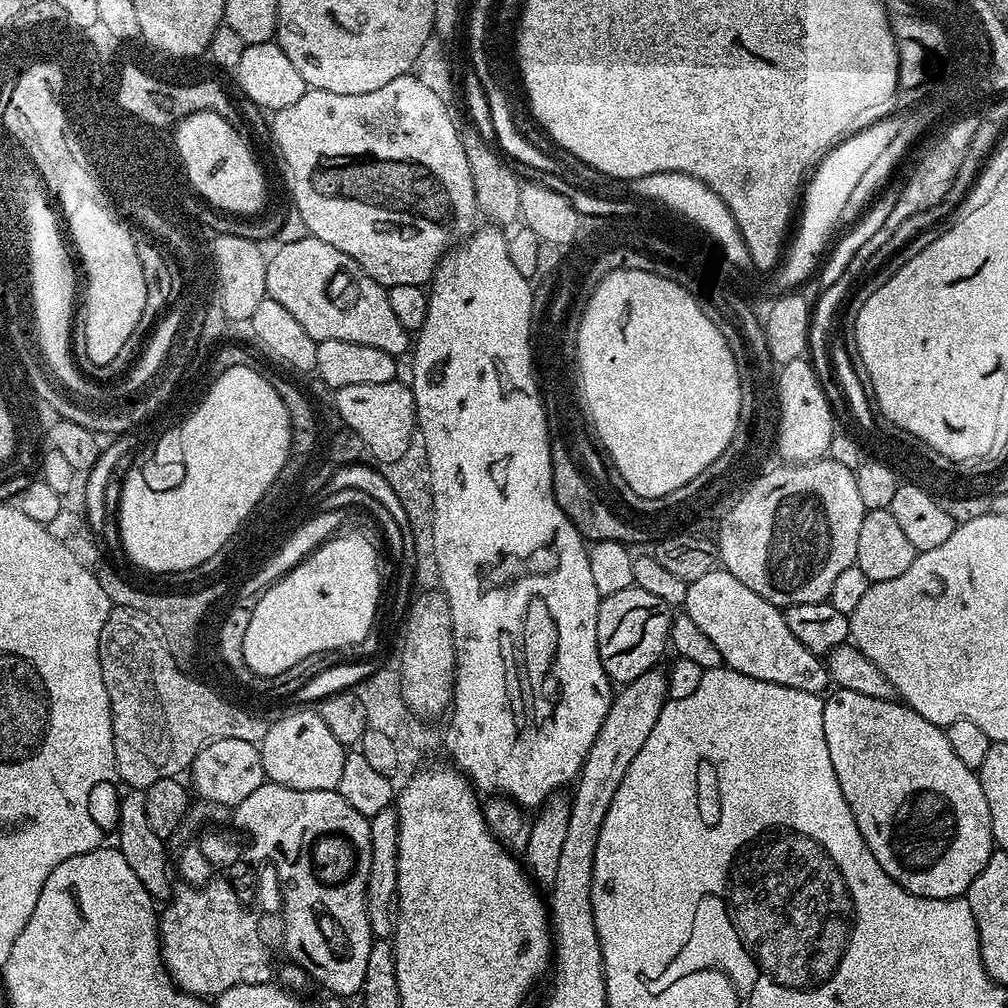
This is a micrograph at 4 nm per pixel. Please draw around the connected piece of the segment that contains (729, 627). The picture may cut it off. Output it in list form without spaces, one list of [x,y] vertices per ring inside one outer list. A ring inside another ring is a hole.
[[[714,570],[691,581],[682,608],[687,616],[694,618],[694,626],[698,626],[702,634],[707,634],[714,646],[718,646],[718,654],[722,654],[724,664],[734,671],[762,682],[790,686],[792,690],[820,694],[829,687],[825,661],[790,634],[783,611],[766,598],[754,594],[750,586],[742,586],[734,574]]]

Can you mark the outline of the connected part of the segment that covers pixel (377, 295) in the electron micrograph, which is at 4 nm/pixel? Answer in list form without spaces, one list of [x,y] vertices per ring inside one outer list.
[[[309,234],[300,242],[280,244],[277,252],[267,257],[266,296],[267,299],[286,306],[286,310],[302,322],[302,330],[317,342],[337,340],[338,342],[358,342],[362,346],[378,346],[386,354],[400,358],[410,348],[410,333],[394,315],[390,307],[388,289],[370,278],[350,258],[334,250]]]

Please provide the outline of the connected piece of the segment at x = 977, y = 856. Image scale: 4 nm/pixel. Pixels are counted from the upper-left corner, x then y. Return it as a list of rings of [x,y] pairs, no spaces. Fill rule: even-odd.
[[[839,687],[832,691],[827,693],[822,710],[826,746],[830,746],[830,762],[834,762],[834,774],[838,774],[838,786],[842,786],[842,794],[850,806],[850,814],[854,814],[854,822],[858,822],[858,830],[870,854],[874,854],[878,866],[882,866],[882,870],[886,870],[886,874],[890,874],[890,878],[894,878],[894,882],[898,882],[910,894],[935,900],[955,900],[963,897],[994,851],[990,806],[986,802],[986,794],[982,794],[979,775],[973,769],[967,768],[954,755],[954,749],[950,747],[948,741],[948,733],[941,725],[926,722],[922,714],[918,714],[907,704],[897,702],[895,699],[872,698],[869,695],[858,694],[857,691]]]

